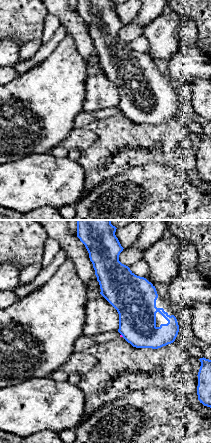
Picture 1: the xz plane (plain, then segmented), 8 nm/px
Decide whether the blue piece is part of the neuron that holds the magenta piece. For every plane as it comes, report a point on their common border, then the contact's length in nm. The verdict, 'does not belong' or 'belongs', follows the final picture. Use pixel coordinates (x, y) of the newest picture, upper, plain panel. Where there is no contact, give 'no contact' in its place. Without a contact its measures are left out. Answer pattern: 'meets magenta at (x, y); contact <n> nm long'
no contact

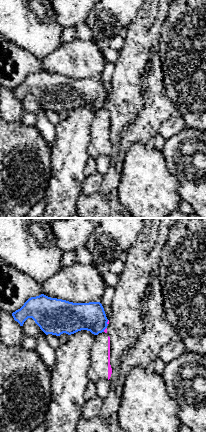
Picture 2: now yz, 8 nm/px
meets magenta at (107, 98); contact 40 nm long

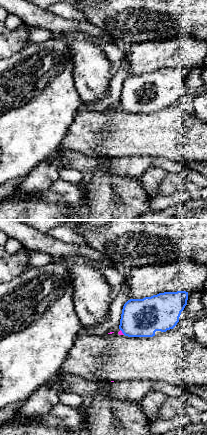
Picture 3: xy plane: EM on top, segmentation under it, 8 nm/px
meets magenta at (121, 108); contact 60 nm long

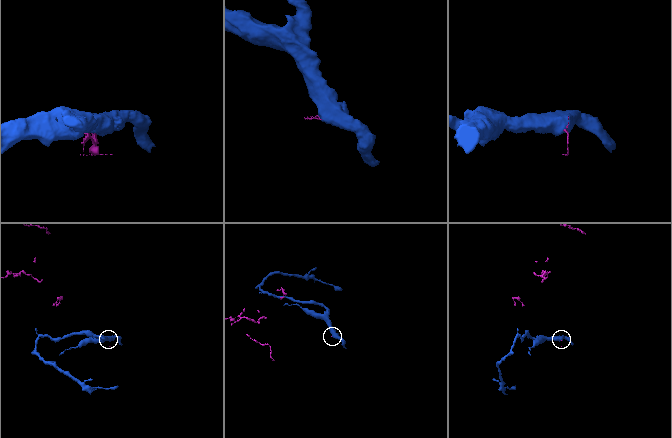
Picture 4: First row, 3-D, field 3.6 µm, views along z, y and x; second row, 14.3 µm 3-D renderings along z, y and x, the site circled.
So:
does not belong

